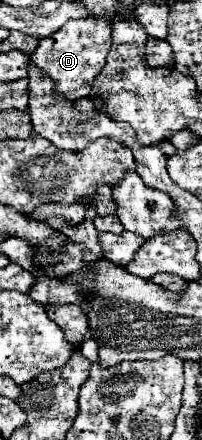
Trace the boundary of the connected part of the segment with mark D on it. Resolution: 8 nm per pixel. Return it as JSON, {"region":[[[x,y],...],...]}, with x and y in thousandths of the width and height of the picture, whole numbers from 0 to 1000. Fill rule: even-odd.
{"region":[[[416,39],[416,43],[347,43],[317,61],[257,75],[238,89],[198,89],[178,116],[158,120],[158,139],[238,161],[248,175],[277,180],[277,207],[327,225],[406,225],[436,220],[446,193],[505,157],[525,125],[554,102],[545,80],[545,48],[515,39]]]}

